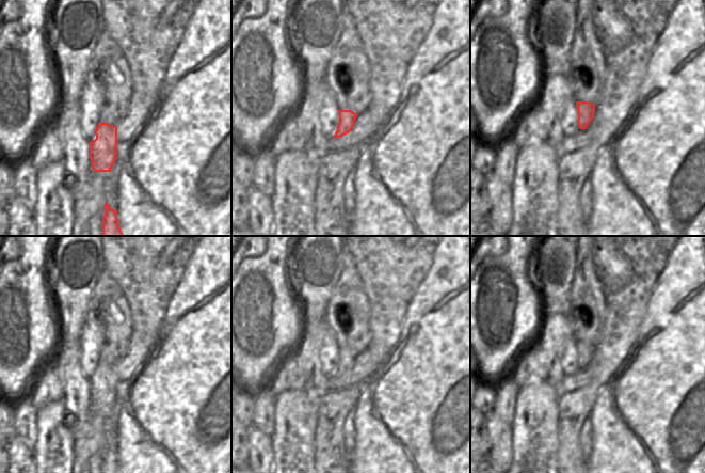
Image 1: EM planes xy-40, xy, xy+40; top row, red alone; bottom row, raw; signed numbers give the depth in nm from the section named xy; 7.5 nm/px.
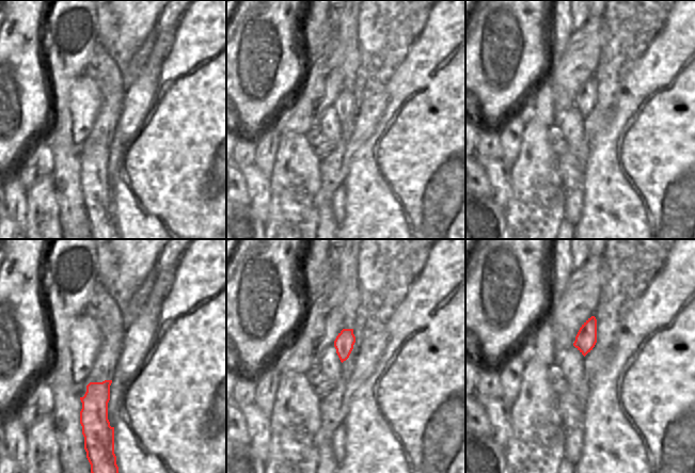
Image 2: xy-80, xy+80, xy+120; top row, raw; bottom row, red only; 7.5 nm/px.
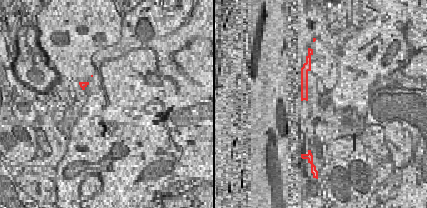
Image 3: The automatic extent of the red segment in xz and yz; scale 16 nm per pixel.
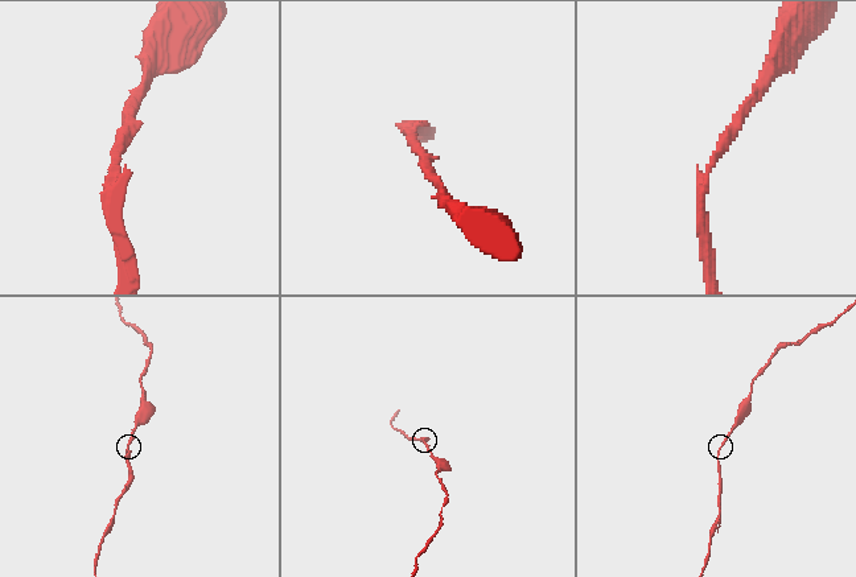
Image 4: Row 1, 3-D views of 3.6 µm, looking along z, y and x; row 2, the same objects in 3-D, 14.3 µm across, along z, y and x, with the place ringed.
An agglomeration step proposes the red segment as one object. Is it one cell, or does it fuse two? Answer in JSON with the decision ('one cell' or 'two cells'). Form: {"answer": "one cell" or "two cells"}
{"answer": "one cell"}

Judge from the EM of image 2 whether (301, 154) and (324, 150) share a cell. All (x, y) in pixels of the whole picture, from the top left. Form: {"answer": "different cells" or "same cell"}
{"answer": "different cells"}

